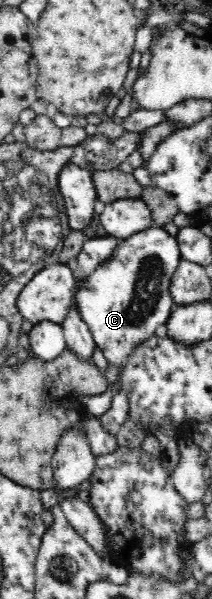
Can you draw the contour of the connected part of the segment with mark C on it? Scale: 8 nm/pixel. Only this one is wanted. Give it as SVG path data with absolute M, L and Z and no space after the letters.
M153 226L129 238L118 239L114 253L87 276L74 301L108 363L118 369L125 367L136 348L154 336L160 324L166 324L175 304L170 297L170 284L181 260L175 236Z

